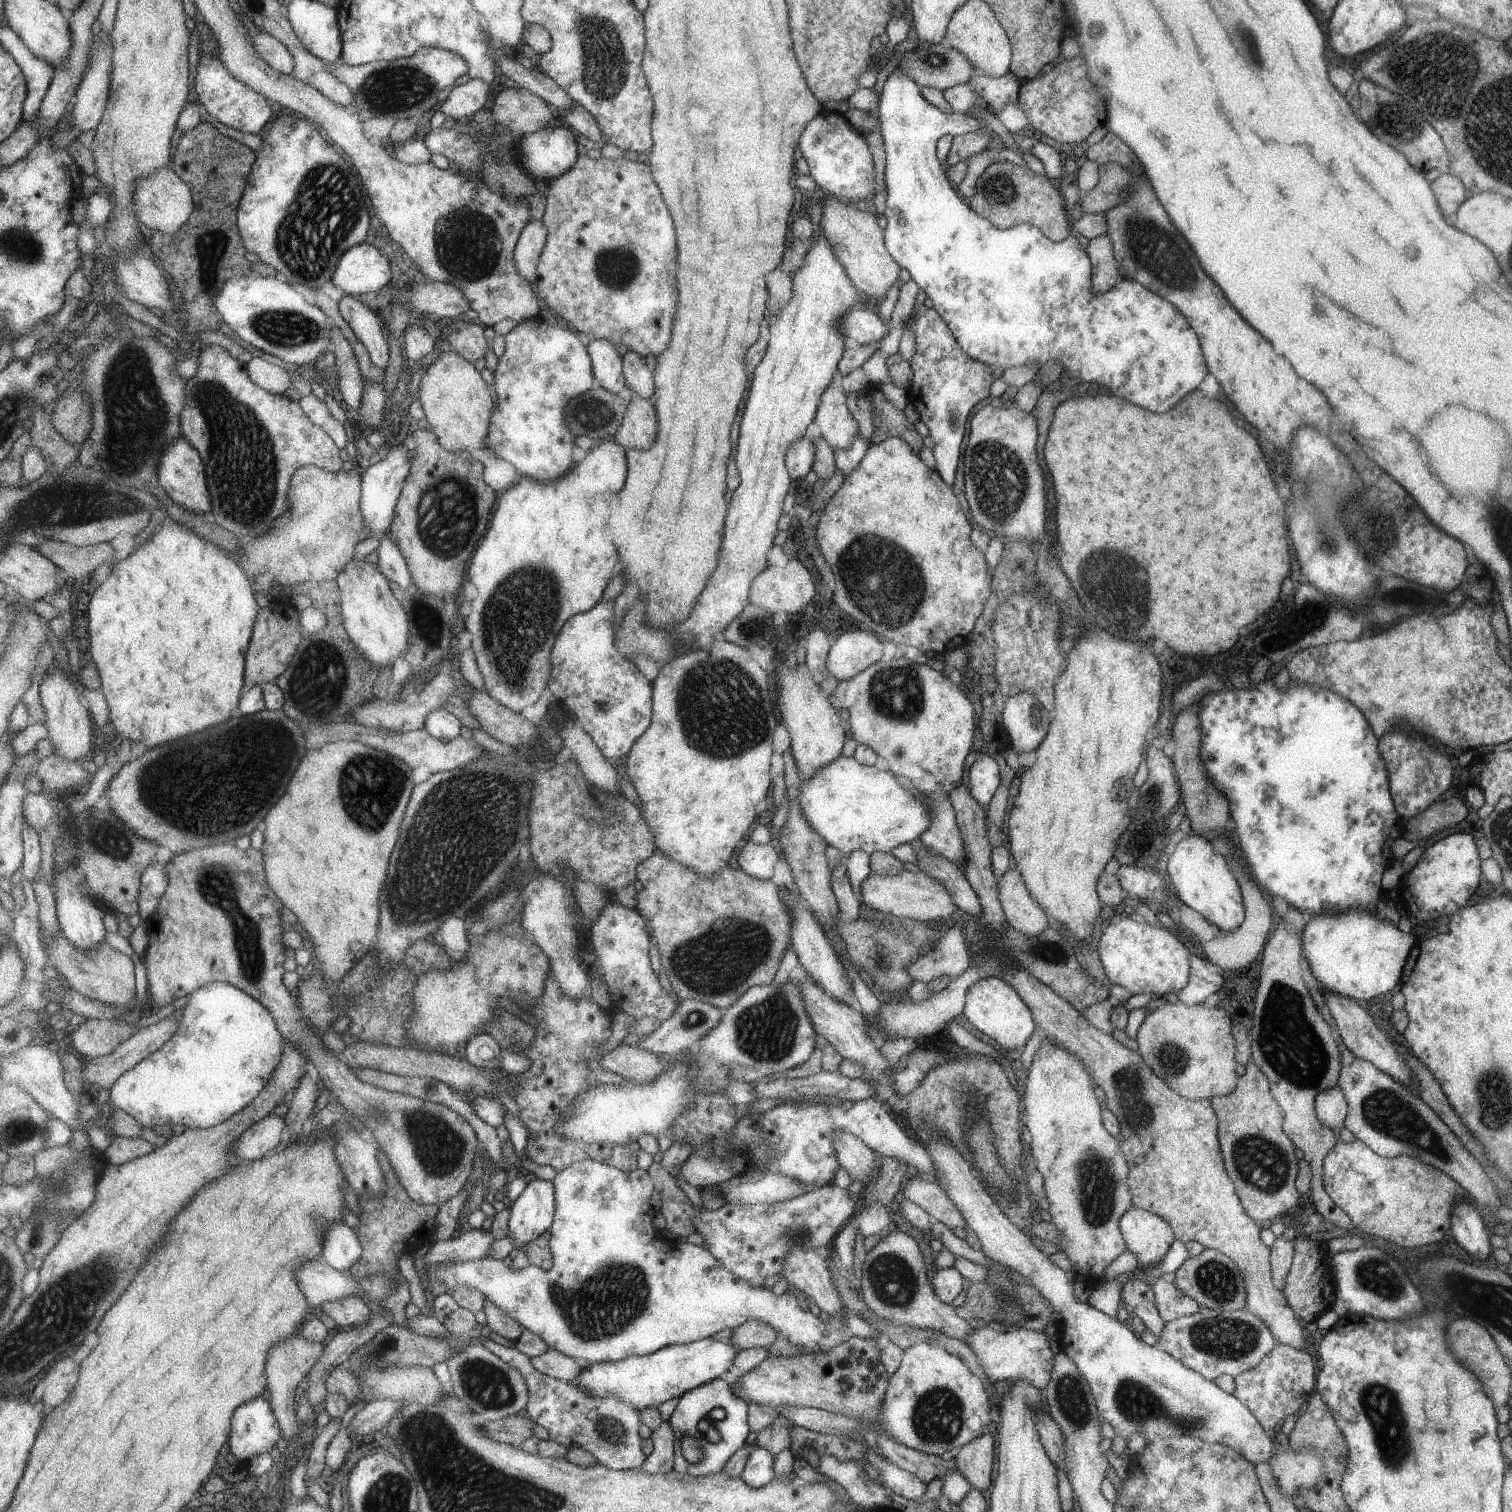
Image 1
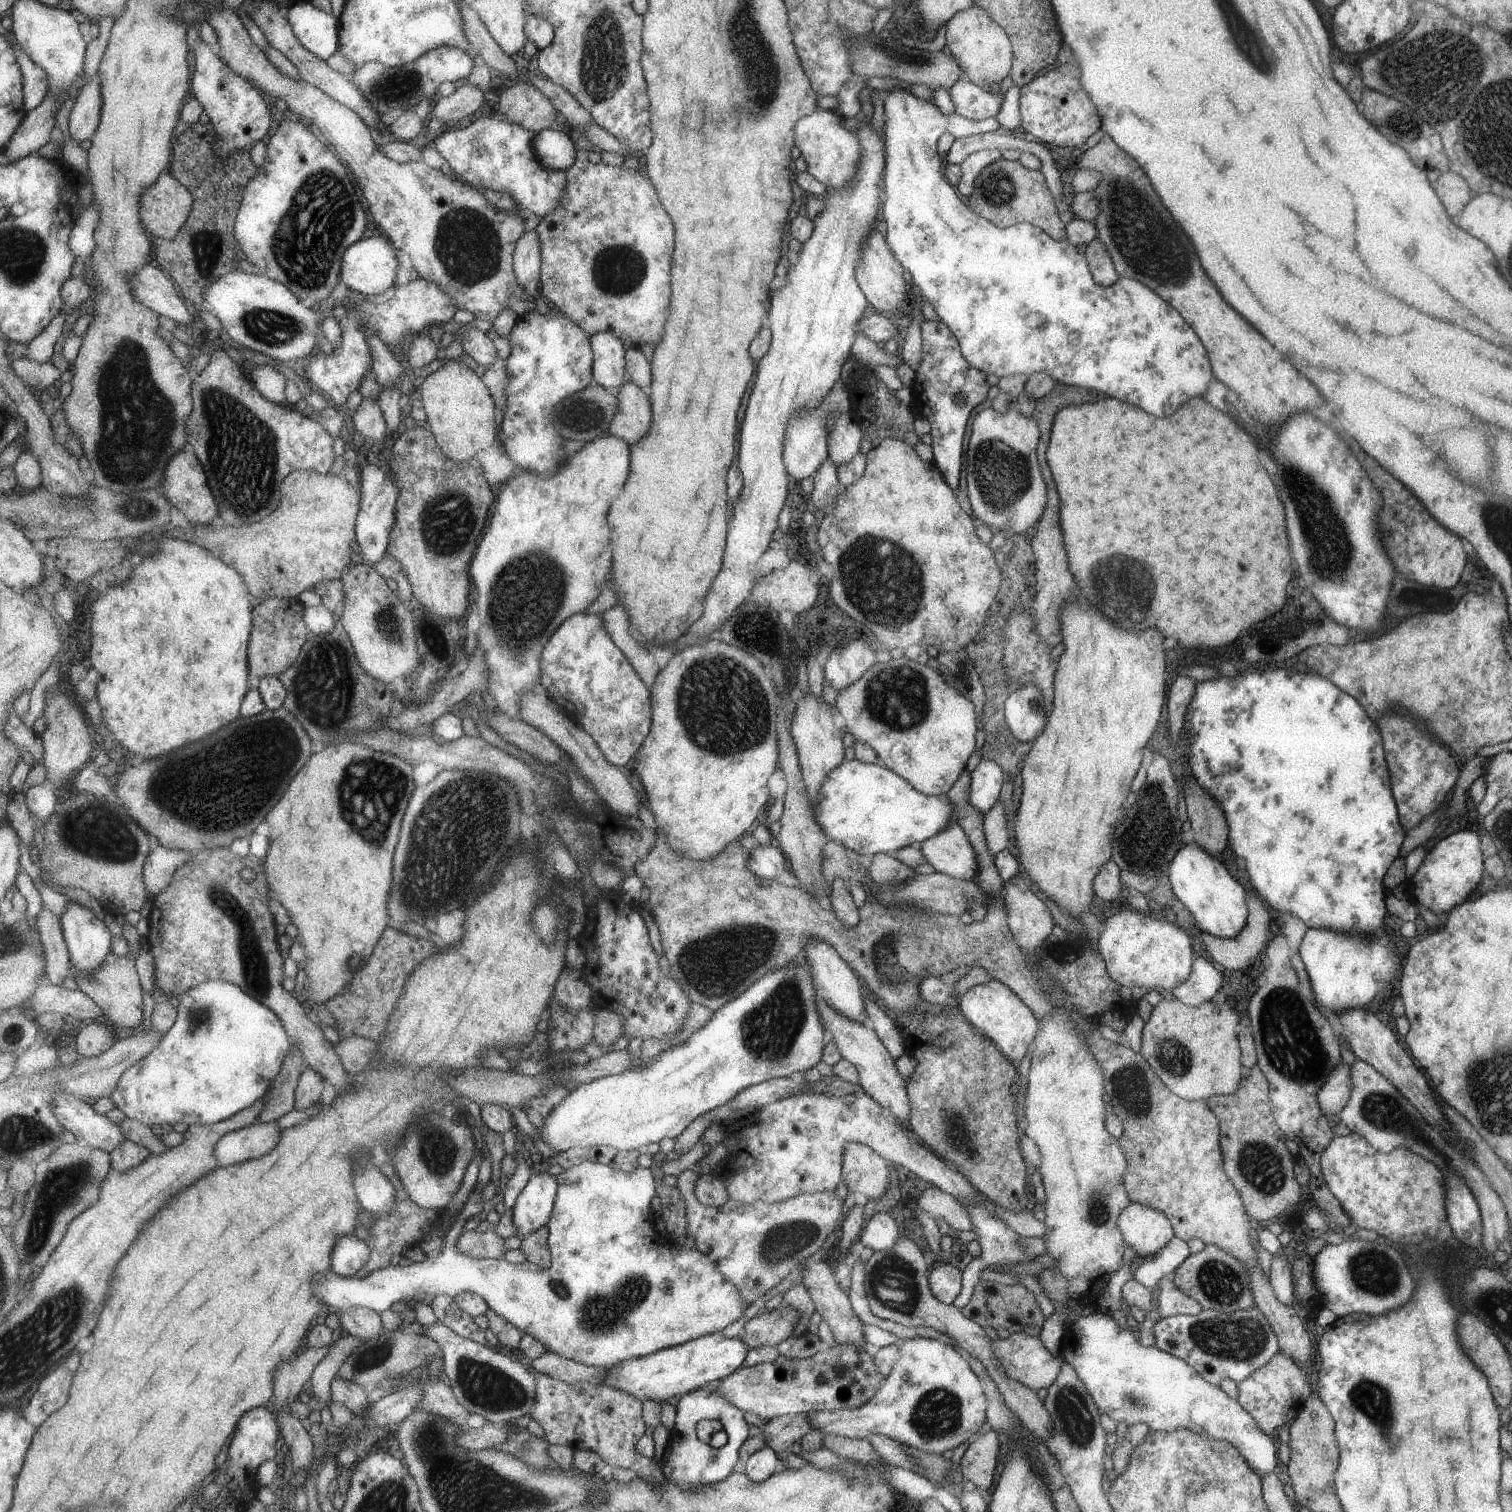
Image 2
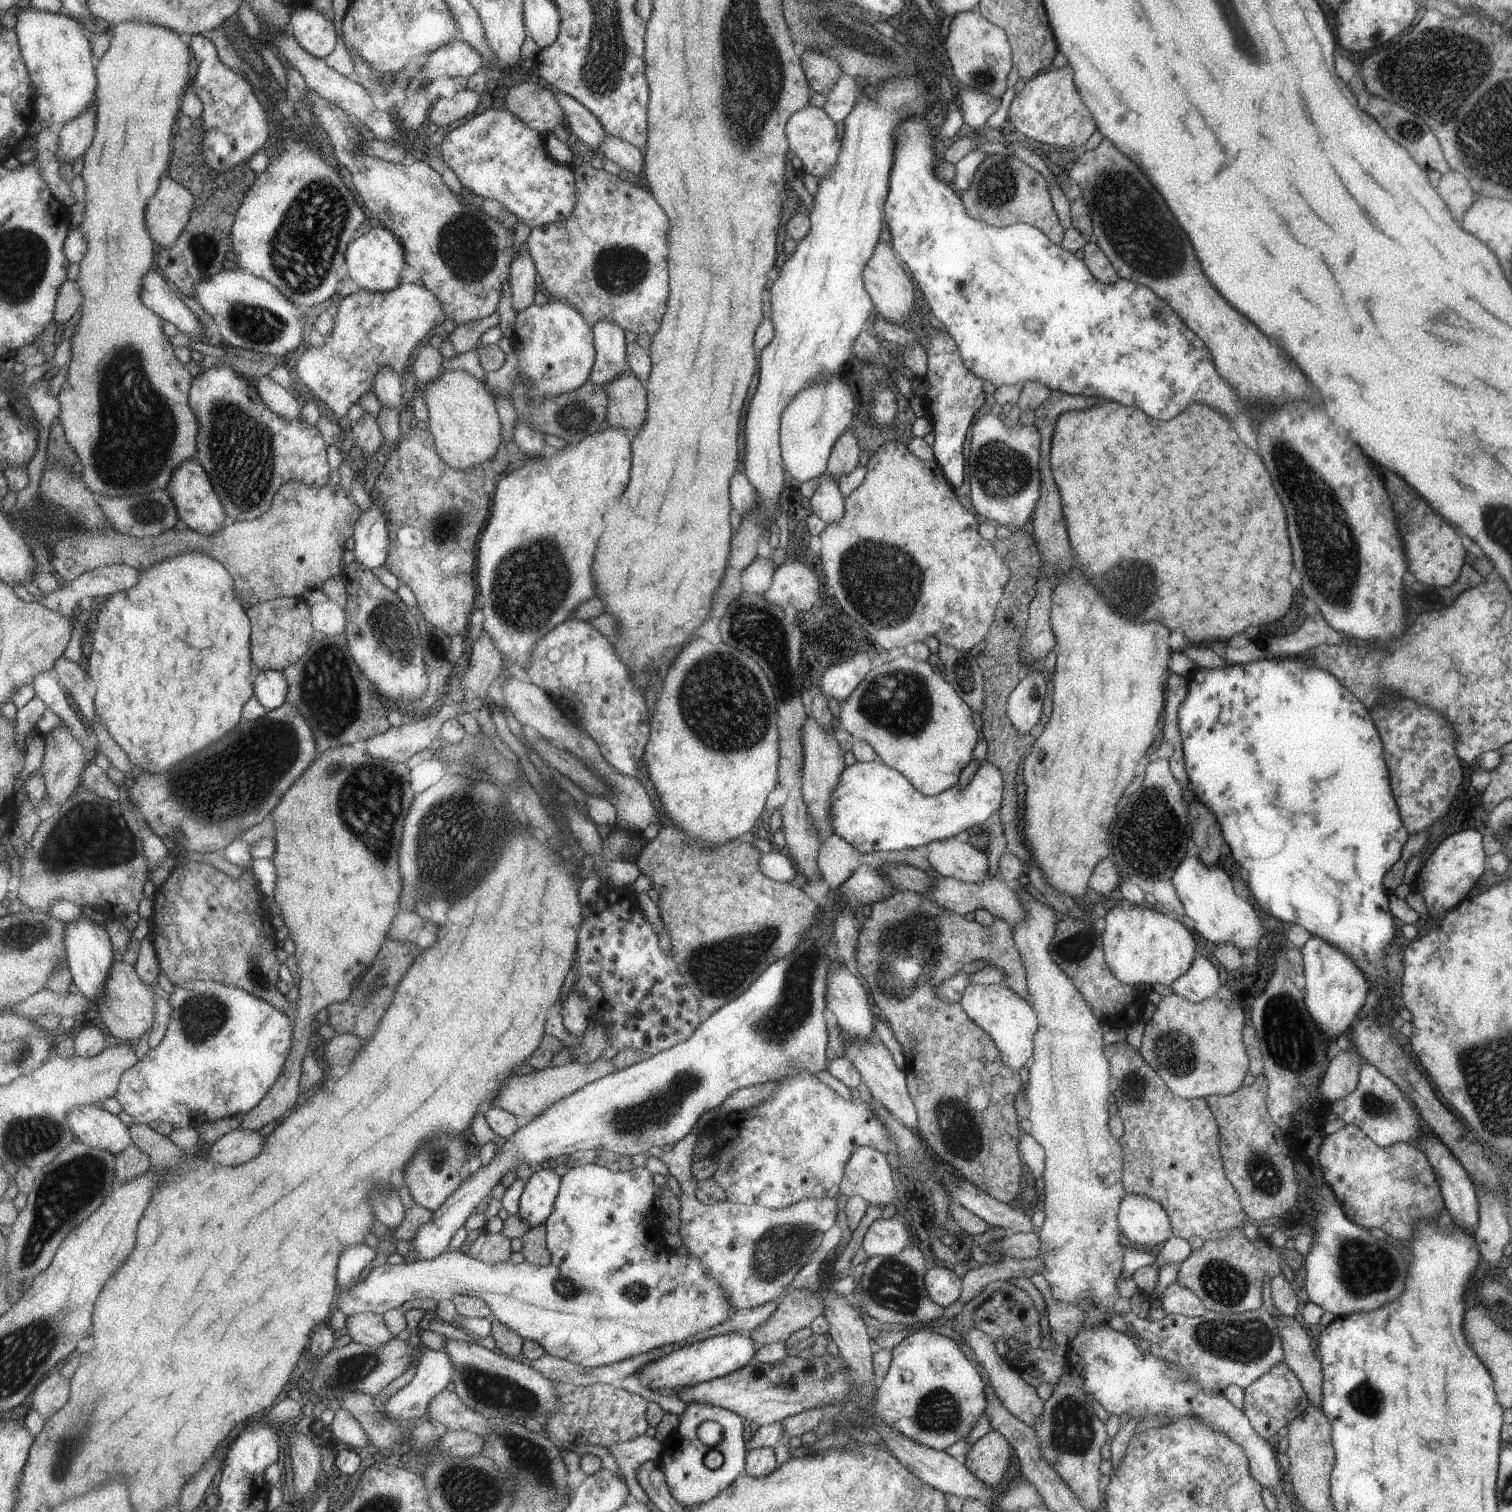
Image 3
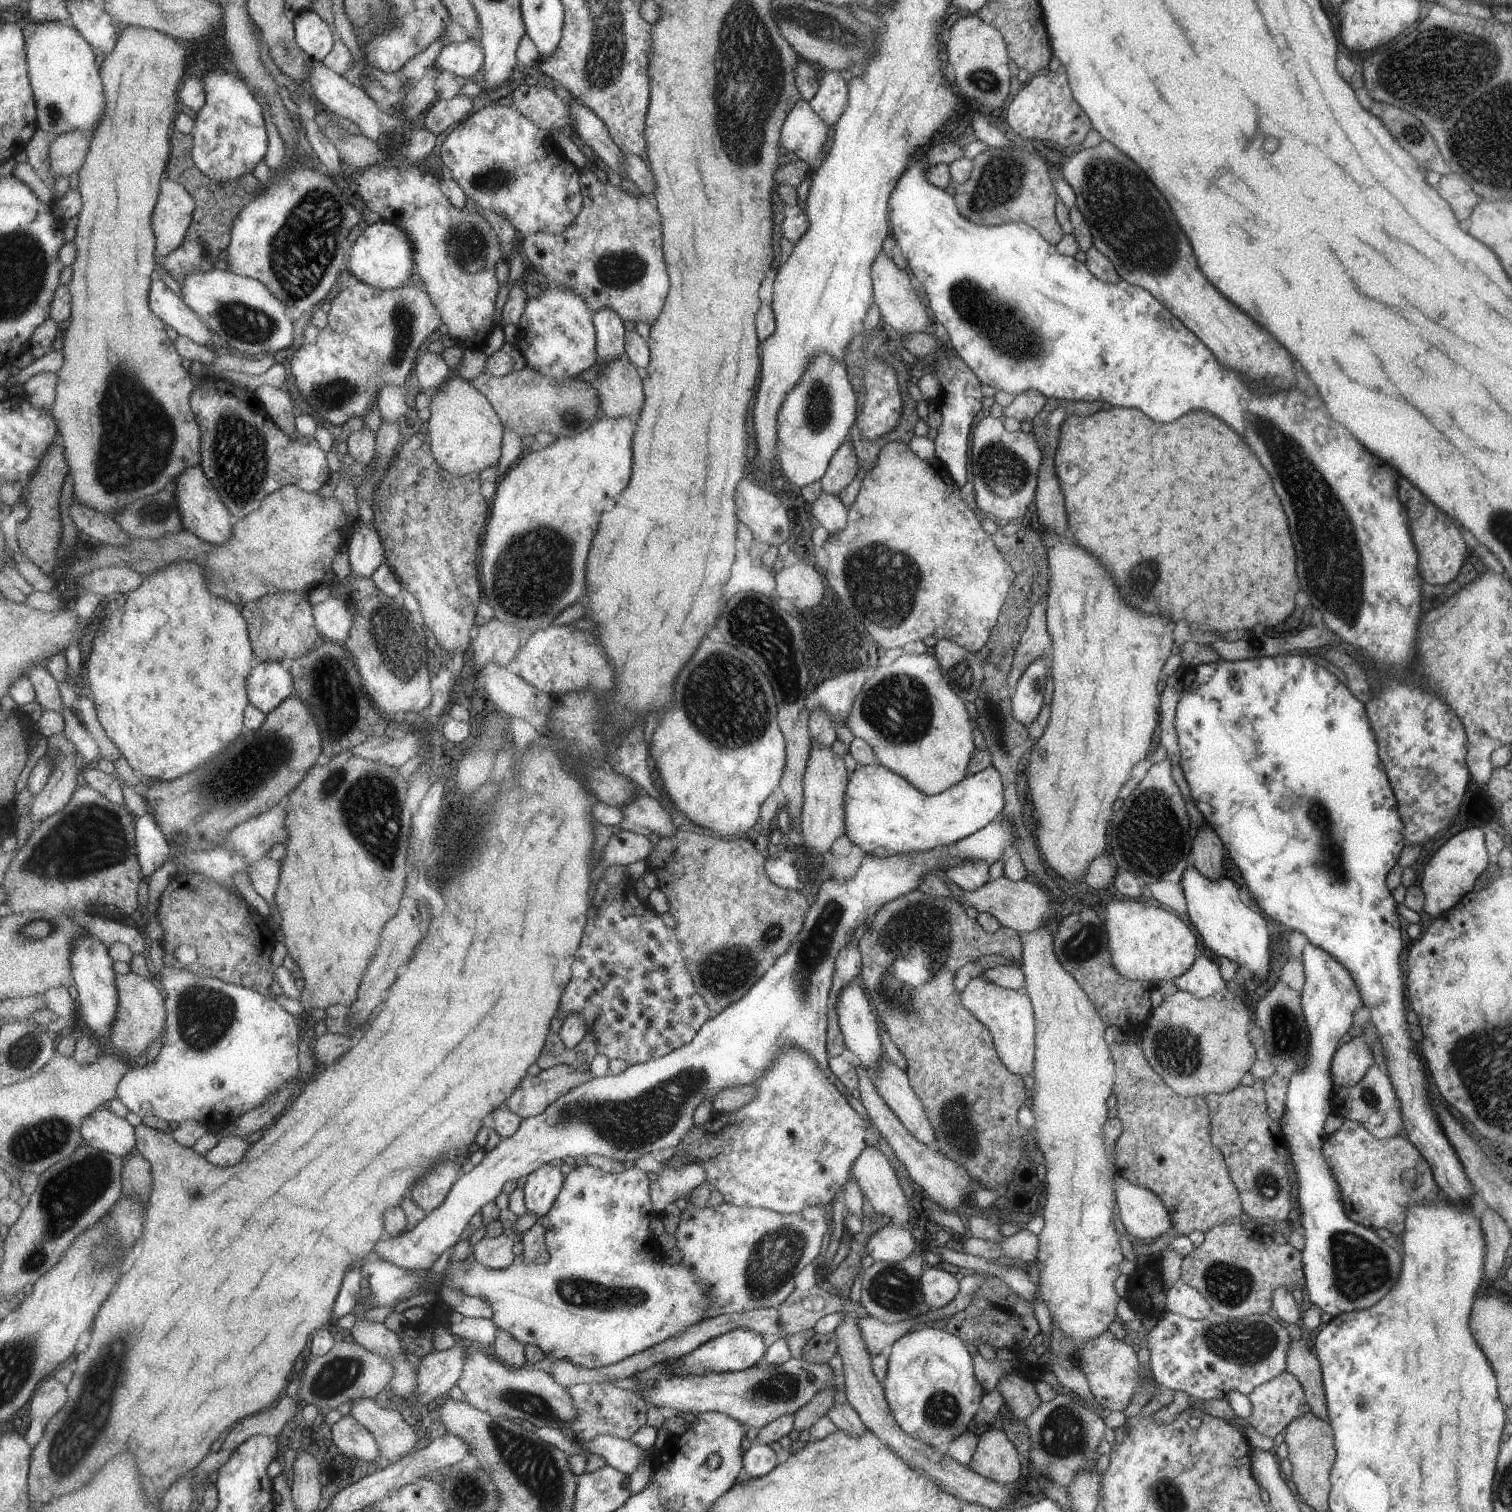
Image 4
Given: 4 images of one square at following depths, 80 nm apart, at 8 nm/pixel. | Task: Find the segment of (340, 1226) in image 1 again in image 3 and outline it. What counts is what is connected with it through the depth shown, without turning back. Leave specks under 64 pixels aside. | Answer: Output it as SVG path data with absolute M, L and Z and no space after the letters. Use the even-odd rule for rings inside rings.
M365 1243L356 1244L347 1248L340 1256L338 1264L337 1278L339 1291L357 1284L359 1276L367 1268L373 1266L377 1251Z

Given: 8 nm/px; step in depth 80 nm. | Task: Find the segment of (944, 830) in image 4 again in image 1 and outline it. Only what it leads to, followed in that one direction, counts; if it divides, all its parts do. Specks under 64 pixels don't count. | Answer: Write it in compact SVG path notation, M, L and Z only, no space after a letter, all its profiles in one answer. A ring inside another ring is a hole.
M979 753L968 768L970 795L983 807L992 800L999 787L1000 771L996 760L987 753ZM843 755L821 767L814 777L801 778L799 802L805 821L822 836L827 846L835 847L843 854L856 850L862 850L868 855L879 851L887 853L898 844L911 843L919 838L921 831L932 822L931 806L925 805L917 794L913 796L911 790L901 788L891 771L880 771L876 767L862 765L853 757Z

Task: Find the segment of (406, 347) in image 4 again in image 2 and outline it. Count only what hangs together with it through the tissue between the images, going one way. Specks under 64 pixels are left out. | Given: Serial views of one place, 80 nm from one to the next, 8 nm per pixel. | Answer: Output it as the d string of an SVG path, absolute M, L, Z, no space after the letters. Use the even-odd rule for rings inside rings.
M421 277L399 286L393 297L382 304L359 300L357 306L345 306L345 308L348 313L339 317L343 329L342 340L329 356L317 350L308 358L309 364L305 367L307 379L319 388L319 392L331 404L343 411L349 396L361 386L365 372L370 368L373 372L372 348L366 335L369 331L381 337L392 351L395 347L400 348L401 343L407 344L408 347L415 336L426 332L432 324L450 326L451 318L455 316L458 306L456 300L442 291L438 284Z

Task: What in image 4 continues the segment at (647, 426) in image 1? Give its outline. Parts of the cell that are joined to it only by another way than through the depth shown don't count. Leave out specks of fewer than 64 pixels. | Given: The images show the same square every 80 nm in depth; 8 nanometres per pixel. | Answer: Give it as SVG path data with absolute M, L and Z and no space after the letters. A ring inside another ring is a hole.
M627 354L603 366L595 383L603 413L612 419L629 417L636 421L645 406L644 379Z

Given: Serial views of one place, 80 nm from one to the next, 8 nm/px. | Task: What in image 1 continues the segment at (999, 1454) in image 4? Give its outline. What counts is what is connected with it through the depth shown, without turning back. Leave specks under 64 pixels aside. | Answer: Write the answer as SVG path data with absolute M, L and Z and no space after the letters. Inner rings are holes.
M985 1433L970 1440L953 1451L952 1466L970 1484L971 1488L983 1492L991 1482L991 1460L993 1460L993 1436Z

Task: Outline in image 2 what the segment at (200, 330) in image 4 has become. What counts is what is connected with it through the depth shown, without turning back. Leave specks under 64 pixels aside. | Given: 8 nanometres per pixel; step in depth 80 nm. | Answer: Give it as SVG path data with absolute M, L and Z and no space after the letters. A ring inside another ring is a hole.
M147 263L130 282L139 302L177 324L189 325L194 316L189 312L172 279L158 264Z

